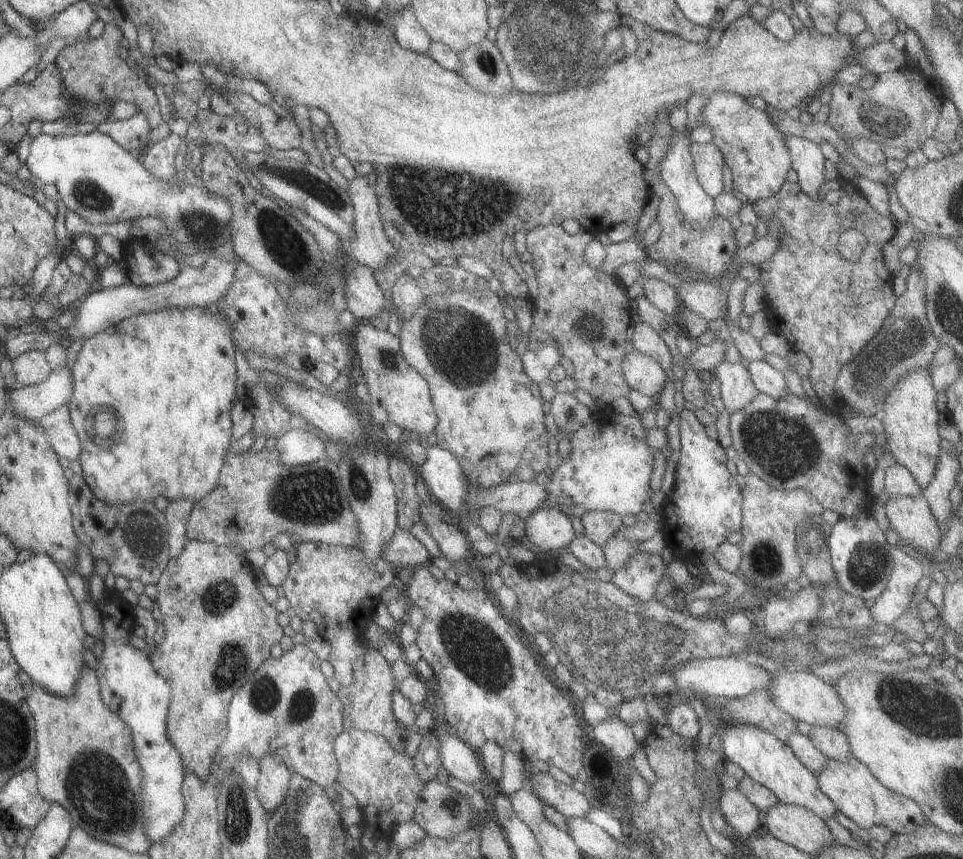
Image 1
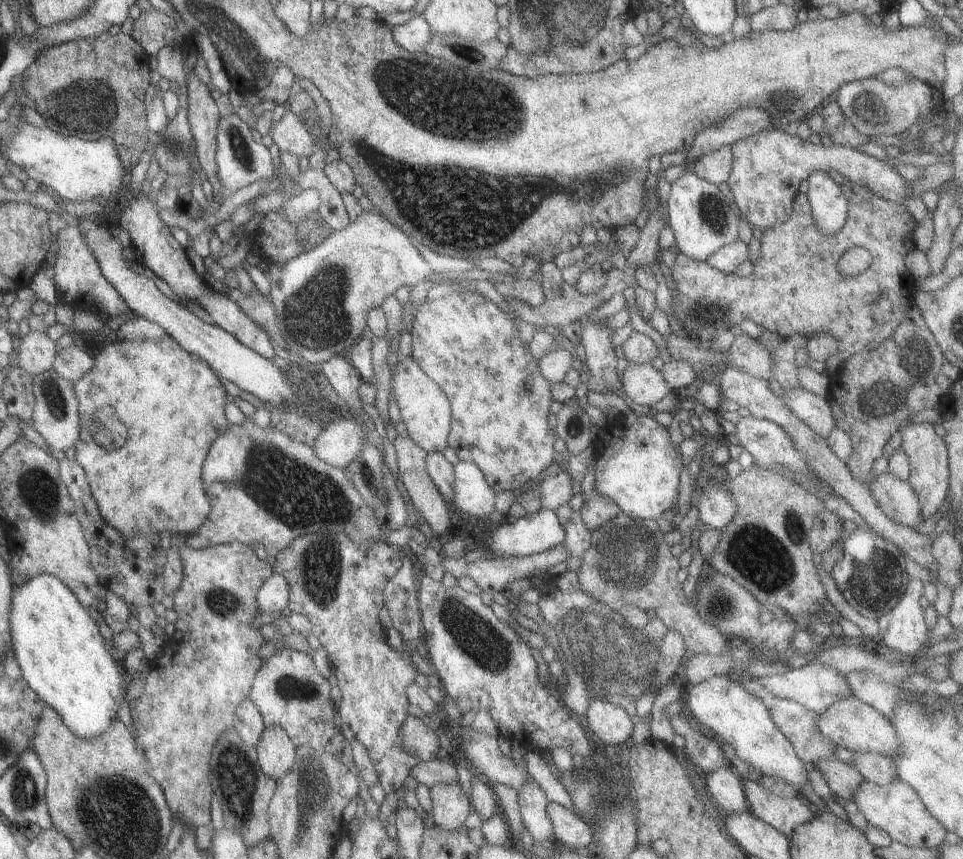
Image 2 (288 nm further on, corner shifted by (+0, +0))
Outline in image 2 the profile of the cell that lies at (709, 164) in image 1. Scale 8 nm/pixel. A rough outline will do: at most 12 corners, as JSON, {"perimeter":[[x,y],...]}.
{"perimeter":[[727,146],[697,156],[689,170],[713,186],[727,182],[733,154]]}

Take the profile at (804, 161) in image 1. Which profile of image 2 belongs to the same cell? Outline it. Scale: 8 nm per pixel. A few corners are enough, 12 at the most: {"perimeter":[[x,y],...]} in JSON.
{"perimeter":[[827,172],[807,176],[811,220],[821,234],[845,222],[847,200]]}

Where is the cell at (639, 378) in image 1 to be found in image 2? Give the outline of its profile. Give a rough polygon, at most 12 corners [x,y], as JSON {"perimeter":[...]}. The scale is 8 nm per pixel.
{"perimeter":[[627,364],[621,390],[637,406],[671,394],[651,364]]}

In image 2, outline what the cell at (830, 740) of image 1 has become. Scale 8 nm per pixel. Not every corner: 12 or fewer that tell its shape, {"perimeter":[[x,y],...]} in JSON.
{"perimeter":[[851,750],[849,764],[865,782],[895,778],[889,758]]}

